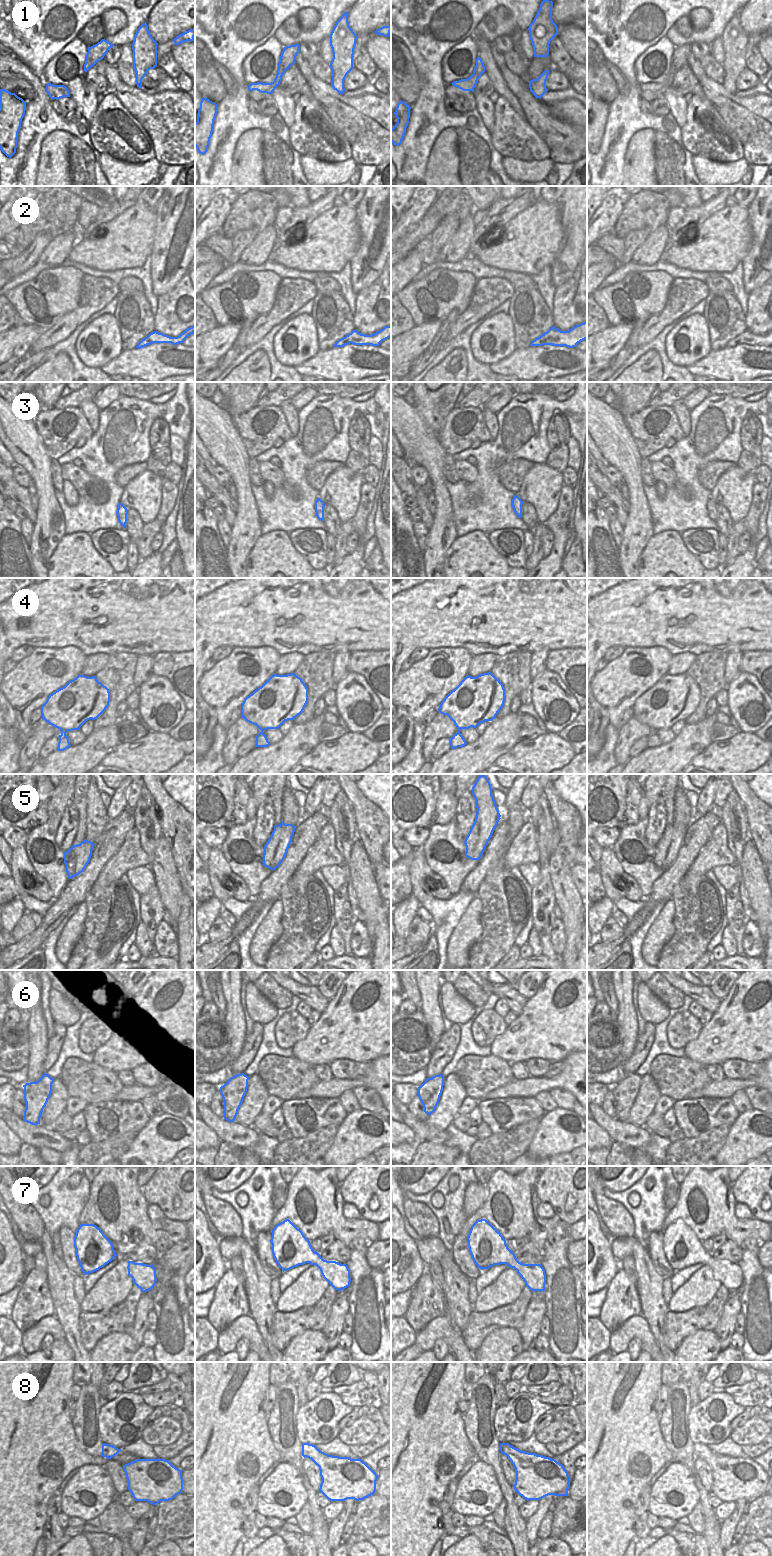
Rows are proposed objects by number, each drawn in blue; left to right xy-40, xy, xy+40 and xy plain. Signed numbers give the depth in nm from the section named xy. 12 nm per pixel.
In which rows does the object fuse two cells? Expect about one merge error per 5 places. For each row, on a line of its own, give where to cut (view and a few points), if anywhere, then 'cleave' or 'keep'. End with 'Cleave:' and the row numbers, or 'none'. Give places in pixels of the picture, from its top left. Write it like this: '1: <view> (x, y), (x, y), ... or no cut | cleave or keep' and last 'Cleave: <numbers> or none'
1: no cut | keep
2: no cut | keep
3: no cut | keep
4: no cut | keep
5: no cut | keep
6: no cut | keep
7: no cut | keep
8: no cut | keep
Cleave: none

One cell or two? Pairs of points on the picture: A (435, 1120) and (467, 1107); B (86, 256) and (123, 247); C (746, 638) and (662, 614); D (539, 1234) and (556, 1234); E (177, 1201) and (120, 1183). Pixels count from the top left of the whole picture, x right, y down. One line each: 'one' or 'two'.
A: two
B: one
C: one
D: two
E: two

